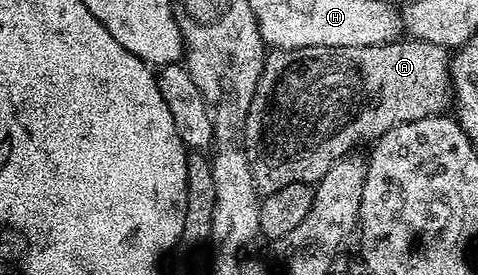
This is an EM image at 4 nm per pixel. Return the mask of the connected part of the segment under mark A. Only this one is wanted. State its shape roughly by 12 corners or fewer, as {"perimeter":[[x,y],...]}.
{"perimeter":[[446,48],[270,50],[257,194],[451,103]]}

